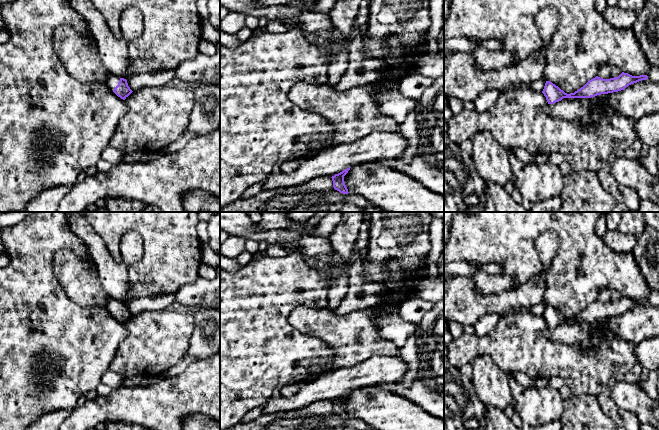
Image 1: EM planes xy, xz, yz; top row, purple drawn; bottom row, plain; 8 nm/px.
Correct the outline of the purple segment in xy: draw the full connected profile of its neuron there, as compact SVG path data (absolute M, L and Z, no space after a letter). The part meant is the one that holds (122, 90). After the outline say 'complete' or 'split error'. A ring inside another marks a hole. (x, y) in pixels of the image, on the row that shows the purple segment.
M110 74L107 77L106 85L123 100L125 100L133 92L128 86L126 79L113 74Z | split error

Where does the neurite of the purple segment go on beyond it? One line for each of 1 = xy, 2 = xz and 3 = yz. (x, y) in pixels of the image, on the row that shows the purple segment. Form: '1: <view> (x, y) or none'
1: xy (112, 81)
2: none
3: none

